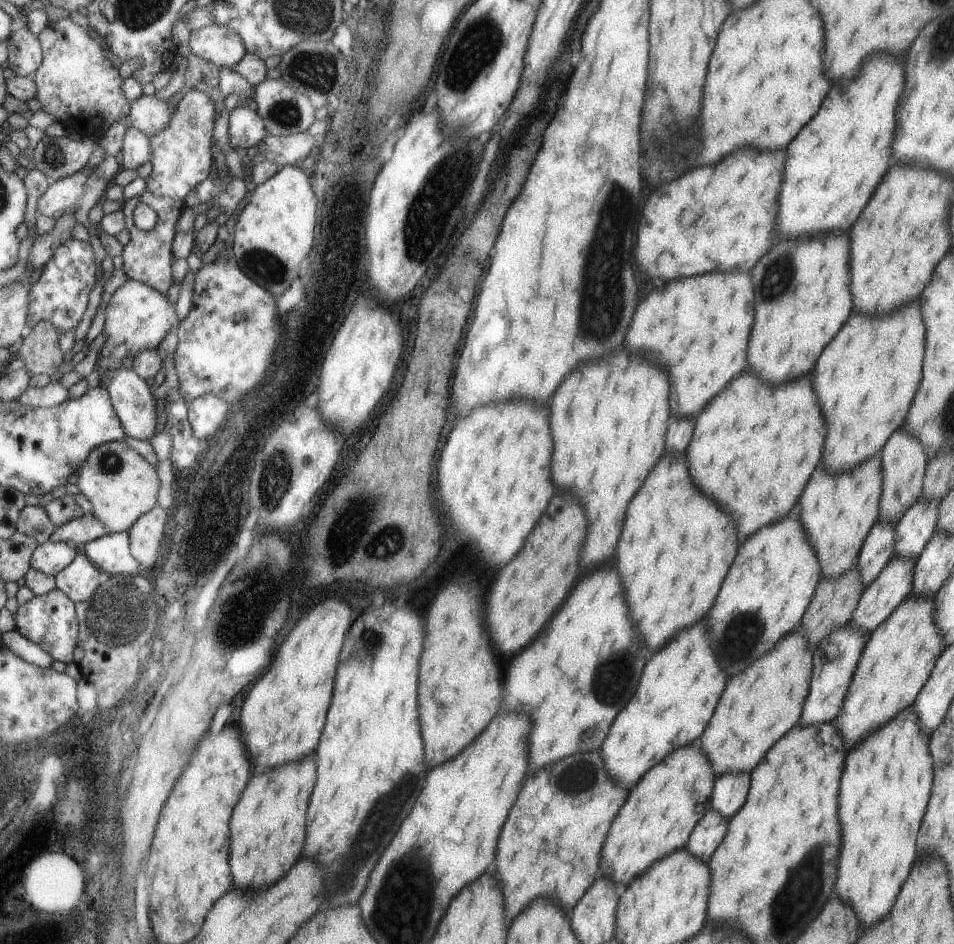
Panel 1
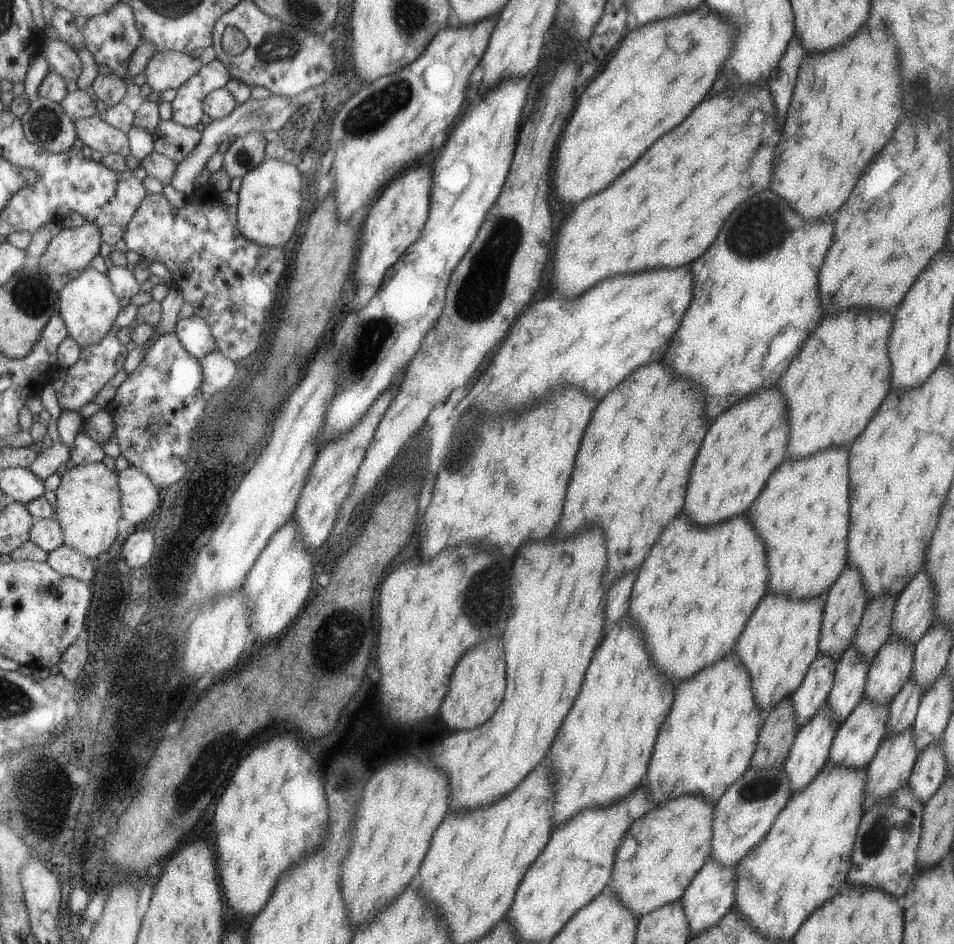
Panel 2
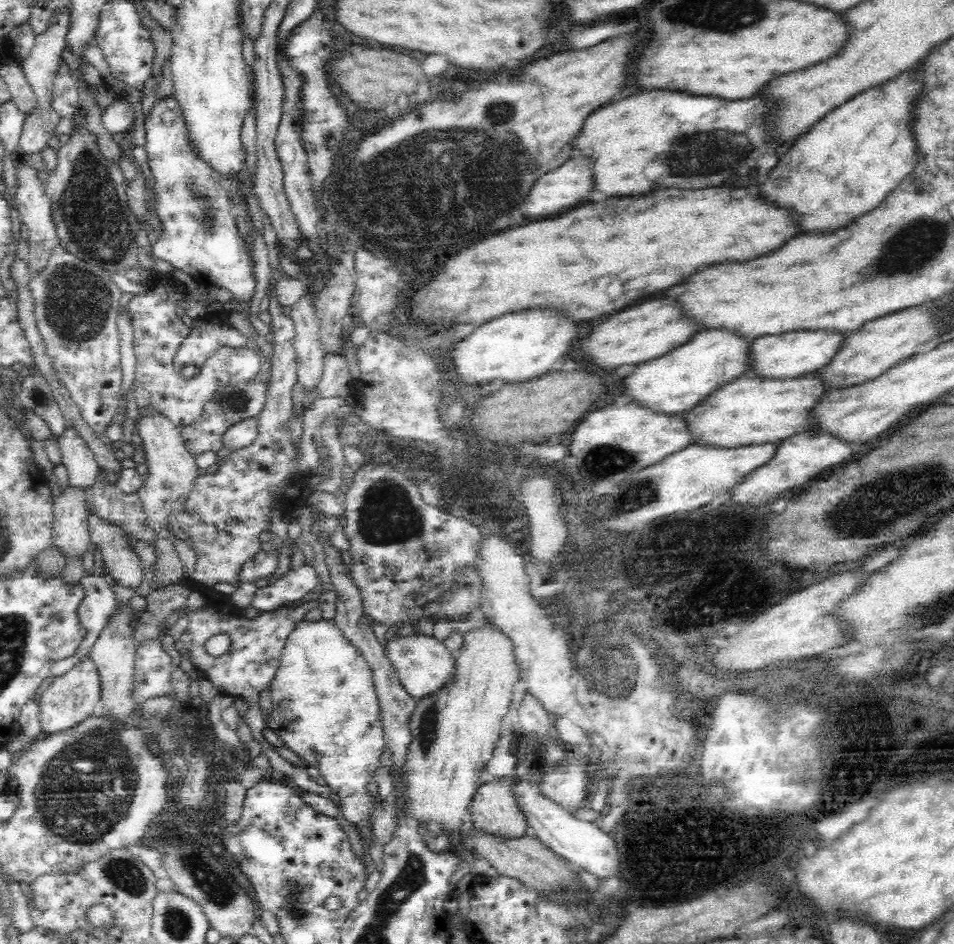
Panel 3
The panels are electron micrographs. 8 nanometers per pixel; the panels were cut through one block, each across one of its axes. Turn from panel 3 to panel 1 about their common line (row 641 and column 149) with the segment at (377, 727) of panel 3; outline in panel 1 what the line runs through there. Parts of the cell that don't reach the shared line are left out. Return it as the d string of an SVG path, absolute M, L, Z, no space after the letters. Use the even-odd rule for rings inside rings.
M127 279L127 282L115 292L107 308L104 328L106 340L97 360L97 369L101 376L100 385L107 388L107 384L111 384L111 374L117 368L123 368L121 360L125 356L134 357L141 351L156 350L155 346L161 342L165 332L175 326L177 318L169 302L165 302L165 293L151 288L150 285Z

